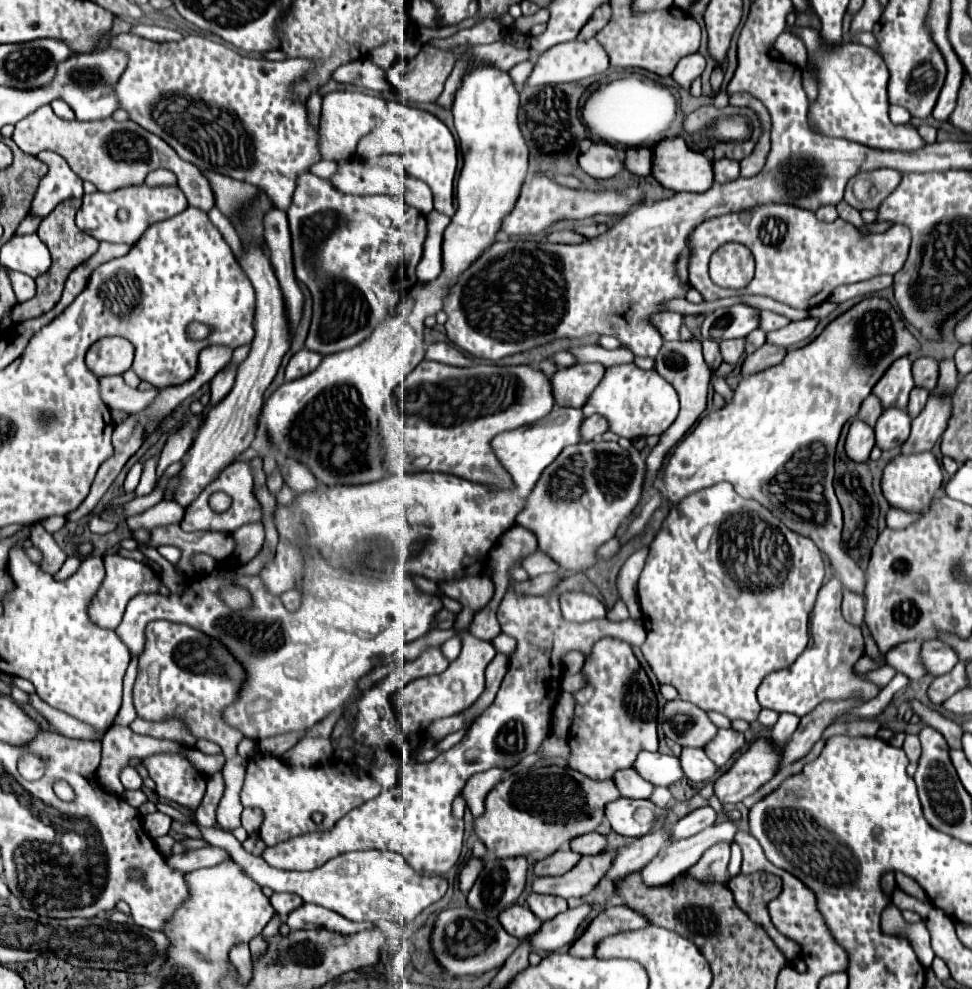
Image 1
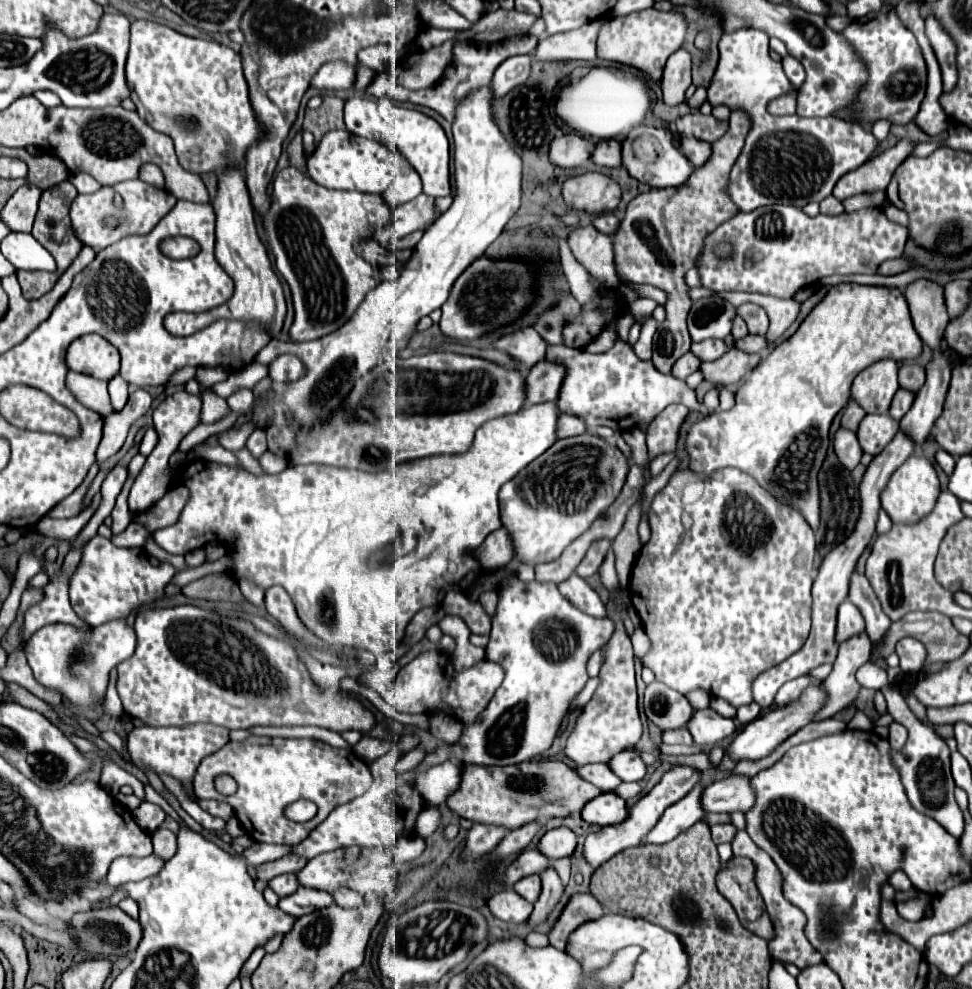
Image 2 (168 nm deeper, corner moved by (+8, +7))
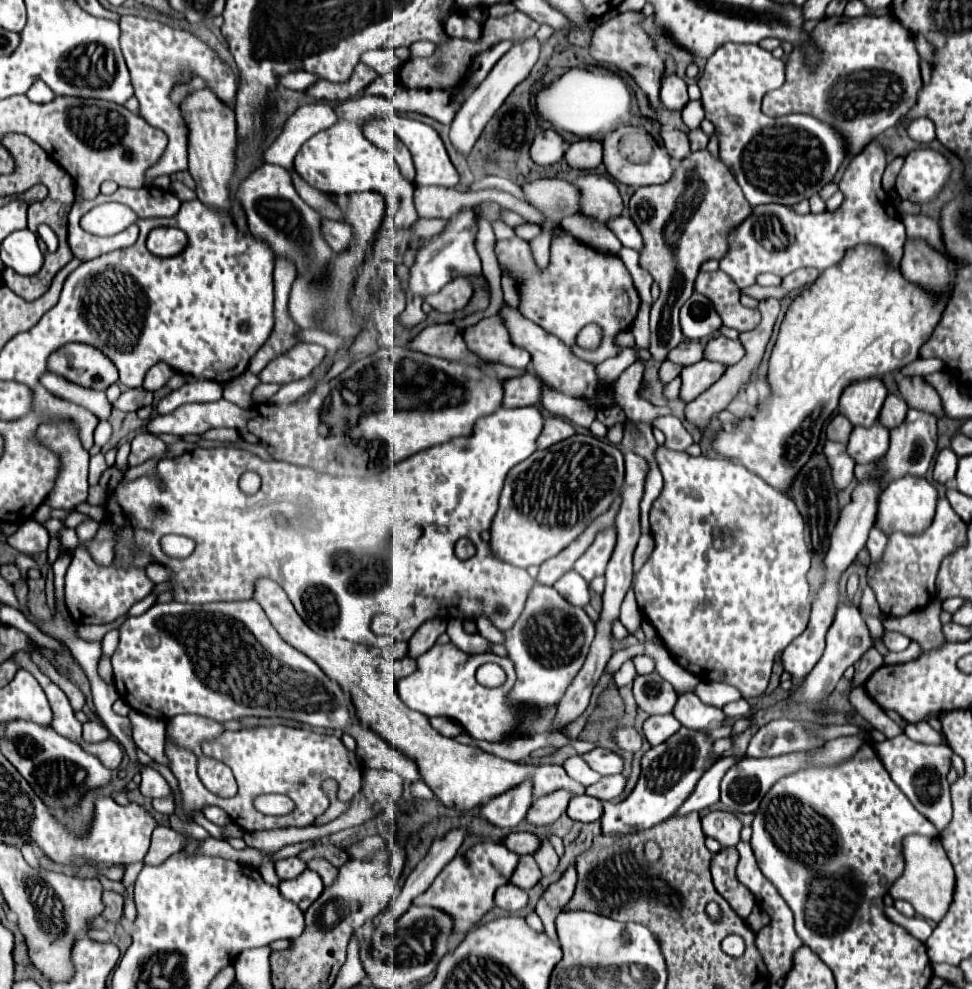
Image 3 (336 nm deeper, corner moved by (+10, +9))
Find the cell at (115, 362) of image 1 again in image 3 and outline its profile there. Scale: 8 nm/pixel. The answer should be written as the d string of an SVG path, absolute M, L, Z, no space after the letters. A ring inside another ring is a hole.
M66 344L48 358L48 364L50 372L86 388L106 390L110 384L118 382L118 370L112 360L90 344Z

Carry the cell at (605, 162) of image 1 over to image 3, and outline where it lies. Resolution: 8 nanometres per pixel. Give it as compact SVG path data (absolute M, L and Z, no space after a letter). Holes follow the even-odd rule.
M554 130L540 132L532 142L532 160L540 166L550 166L564 160L564 154L566 154L566 142Z

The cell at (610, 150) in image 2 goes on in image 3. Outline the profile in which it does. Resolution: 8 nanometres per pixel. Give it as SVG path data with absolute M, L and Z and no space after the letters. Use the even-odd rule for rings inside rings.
M578 140L568 148L566 162L578 170L594 170L602 164L604 150L598 140Z

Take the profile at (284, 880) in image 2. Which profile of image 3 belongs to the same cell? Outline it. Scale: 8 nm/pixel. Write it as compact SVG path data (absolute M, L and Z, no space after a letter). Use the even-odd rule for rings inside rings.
M294 856L294 858L286 858L286 860L278 860L274 864L274 868L276 868L276 874L280 880L294 880L306 870L306 864Z

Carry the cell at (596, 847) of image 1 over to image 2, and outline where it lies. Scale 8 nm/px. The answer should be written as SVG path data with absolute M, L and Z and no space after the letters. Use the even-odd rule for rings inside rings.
M564 826L548 830L538 842L538 850L544 856L550 856L550 860L570 856L574 852L574 848L576 848L576 834Z

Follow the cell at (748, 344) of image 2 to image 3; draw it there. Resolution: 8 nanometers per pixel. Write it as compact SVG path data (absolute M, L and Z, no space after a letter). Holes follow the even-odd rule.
M726 336L722 338L712 338L706 342L708 350L704 354L706 360L714 360L714 362L724 362L724 364L736 364L745 355L744 346L740 340L730 340Z

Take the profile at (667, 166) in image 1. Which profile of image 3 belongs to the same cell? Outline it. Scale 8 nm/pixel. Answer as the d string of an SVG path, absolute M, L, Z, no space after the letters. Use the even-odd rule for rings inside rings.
M618 126L614 132L604 136L604 164L608 174L628 186L650 186L664 184L672 178L674 166L668 152L652 138L646 130L634 130L634 126Z

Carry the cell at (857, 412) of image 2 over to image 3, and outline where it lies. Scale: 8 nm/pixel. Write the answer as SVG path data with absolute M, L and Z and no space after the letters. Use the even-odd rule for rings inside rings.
M838 414L838 416L834 416L832 422L828 424L828 428L826 428L826 438L828 438L828 440L836 440L836 442L848 442L848 436L850 436L852 428L854 428L854 426L850 424L850 420L848 420L846 416Z

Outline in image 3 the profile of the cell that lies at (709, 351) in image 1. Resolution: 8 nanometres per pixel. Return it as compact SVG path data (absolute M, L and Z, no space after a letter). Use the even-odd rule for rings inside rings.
M666 360L666 362L660 366L660 380L662 380L664 384L668 384L668 382L674 380L676 376L680 376L680 372L682 372L682 366L680 366L680 364L674 364L674 362Z

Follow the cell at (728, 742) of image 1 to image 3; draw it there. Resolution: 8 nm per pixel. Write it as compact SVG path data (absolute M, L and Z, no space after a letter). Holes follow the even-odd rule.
M696 694L678 696L674 716L682 726L686 726L694 732L706 732L716 724L724 724L724 720L726 720L726 714L720 708L700 702L700 698Z

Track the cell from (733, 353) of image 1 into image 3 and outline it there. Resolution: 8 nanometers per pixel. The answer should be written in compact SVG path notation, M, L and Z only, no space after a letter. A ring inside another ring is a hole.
M682 342L672 350L672 354L668 354L668 360L682 366L690 366L694 362L700 362L702 358L704 358L704 342Z

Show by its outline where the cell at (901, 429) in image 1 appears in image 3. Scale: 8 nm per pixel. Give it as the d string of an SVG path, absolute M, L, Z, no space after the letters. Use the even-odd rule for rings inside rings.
M874 422L870 428L856 426L850 434L848 442L848 454L858 464L872 464L880 458L884 458L888 450L888 428L880 426L880 422Z

